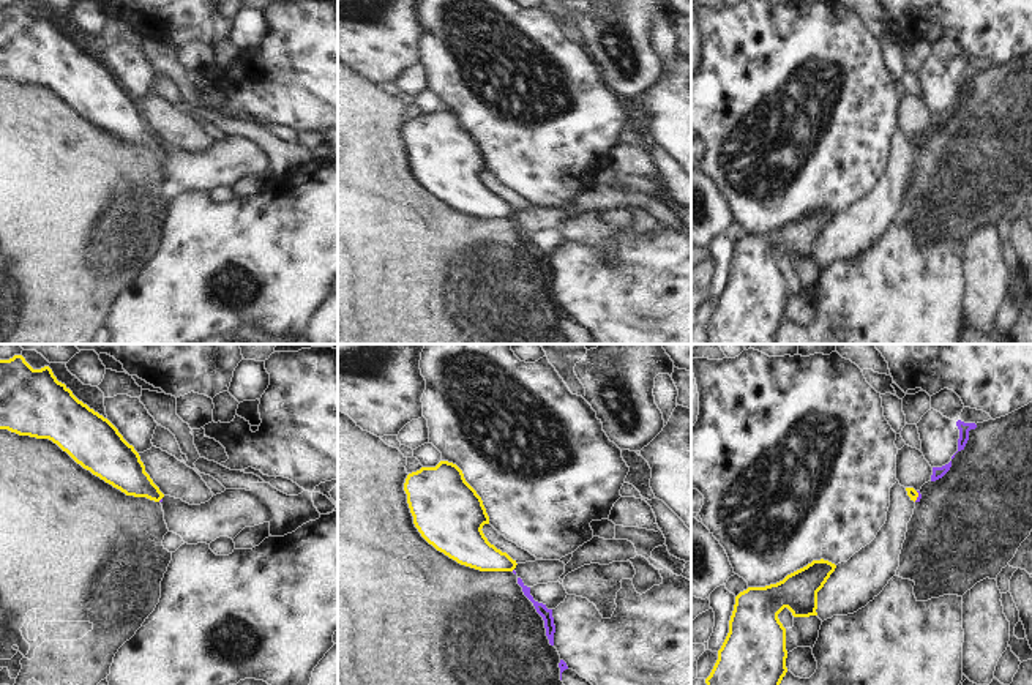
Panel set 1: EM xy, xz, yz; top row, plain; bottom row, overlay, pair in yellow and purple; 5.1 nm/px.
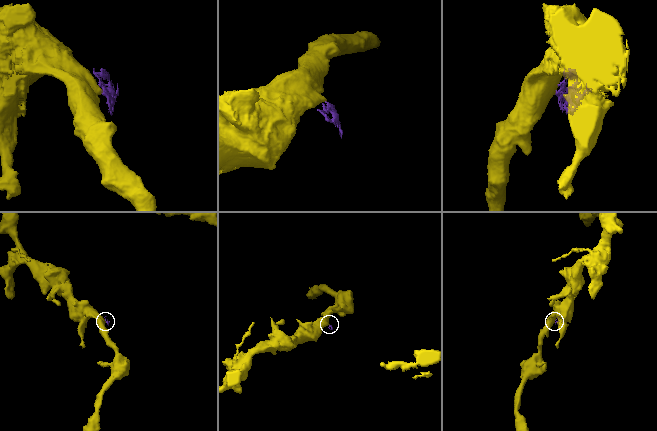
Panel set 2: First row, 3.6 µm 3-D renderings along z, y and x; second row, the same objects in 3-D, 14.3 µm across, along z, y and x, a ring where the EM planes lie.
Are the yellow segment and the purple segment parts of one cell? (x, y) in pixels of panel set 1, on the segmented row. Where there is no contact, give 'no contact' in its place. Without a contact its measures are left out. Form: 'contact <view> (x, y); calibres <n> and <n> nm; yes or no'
contact yz (917, 496); calibres 50 and 20 nm; no

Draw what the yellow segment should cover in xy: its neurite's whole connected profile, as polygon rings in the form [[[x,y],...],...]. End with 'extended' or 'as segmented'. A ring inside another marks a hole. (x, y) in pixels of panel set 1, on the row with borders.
[[[22,355],[0,360],[0,429],[52,440],[126,496],[164,497],[118,429],[79,401],[49,366],[33,369]]]; as segmented

